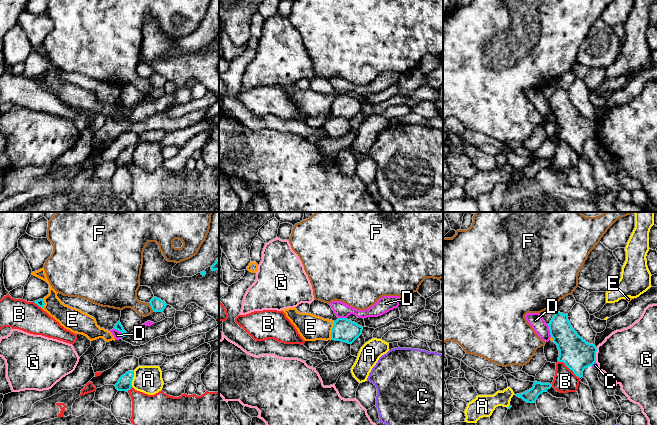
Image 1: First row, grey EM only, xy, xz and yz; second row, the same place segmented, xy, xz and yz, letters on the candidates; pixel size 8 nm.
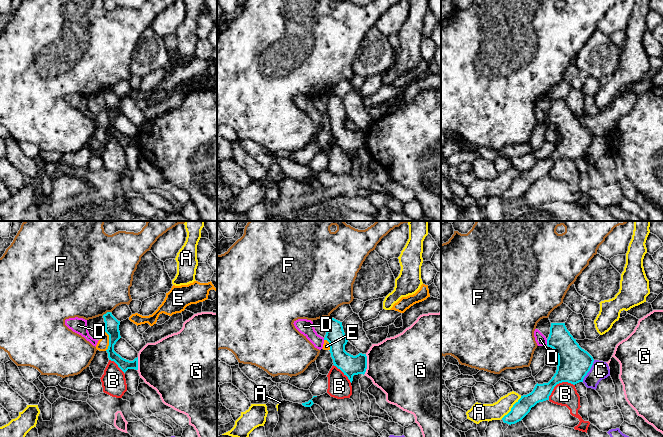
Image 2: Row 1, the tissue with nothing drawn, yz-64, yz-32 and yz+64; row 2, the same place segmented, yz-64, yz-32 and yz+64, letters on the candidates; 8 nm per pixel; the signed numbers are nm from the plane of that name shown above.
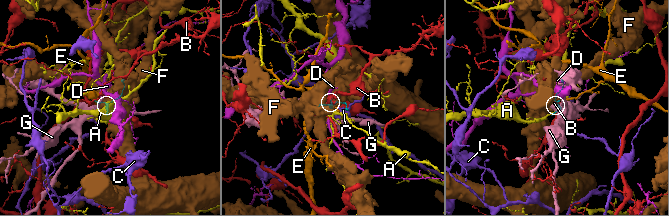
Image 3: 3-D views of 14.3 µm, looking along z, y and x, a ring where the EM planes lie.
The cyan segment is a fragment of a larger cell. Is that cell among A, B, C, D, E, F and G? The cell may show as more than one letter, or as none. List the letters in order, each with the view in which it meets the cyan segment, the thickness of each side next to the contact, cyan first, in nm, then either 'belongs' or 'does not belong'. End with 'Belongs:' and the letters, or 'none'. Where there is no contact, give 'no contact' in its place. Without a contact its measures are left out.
A: contact in xy; calibres 120 and 220 nm; does not belong
B: contact in yz; calibres 260 and 180 nm; does not belong
C: contact in yz; calibres 260 and 50 nm; does not belong
D: contact in xy; calibres 60 and 70 nm; does not belong
E: contact in xz; calibres 190 and 200 nm; does not belong
F: contact in xy; calibres 110 and 220 nm; belongs
G: contact in yz; calibres 260 and 440 nm; does not belong
Belongs: F

